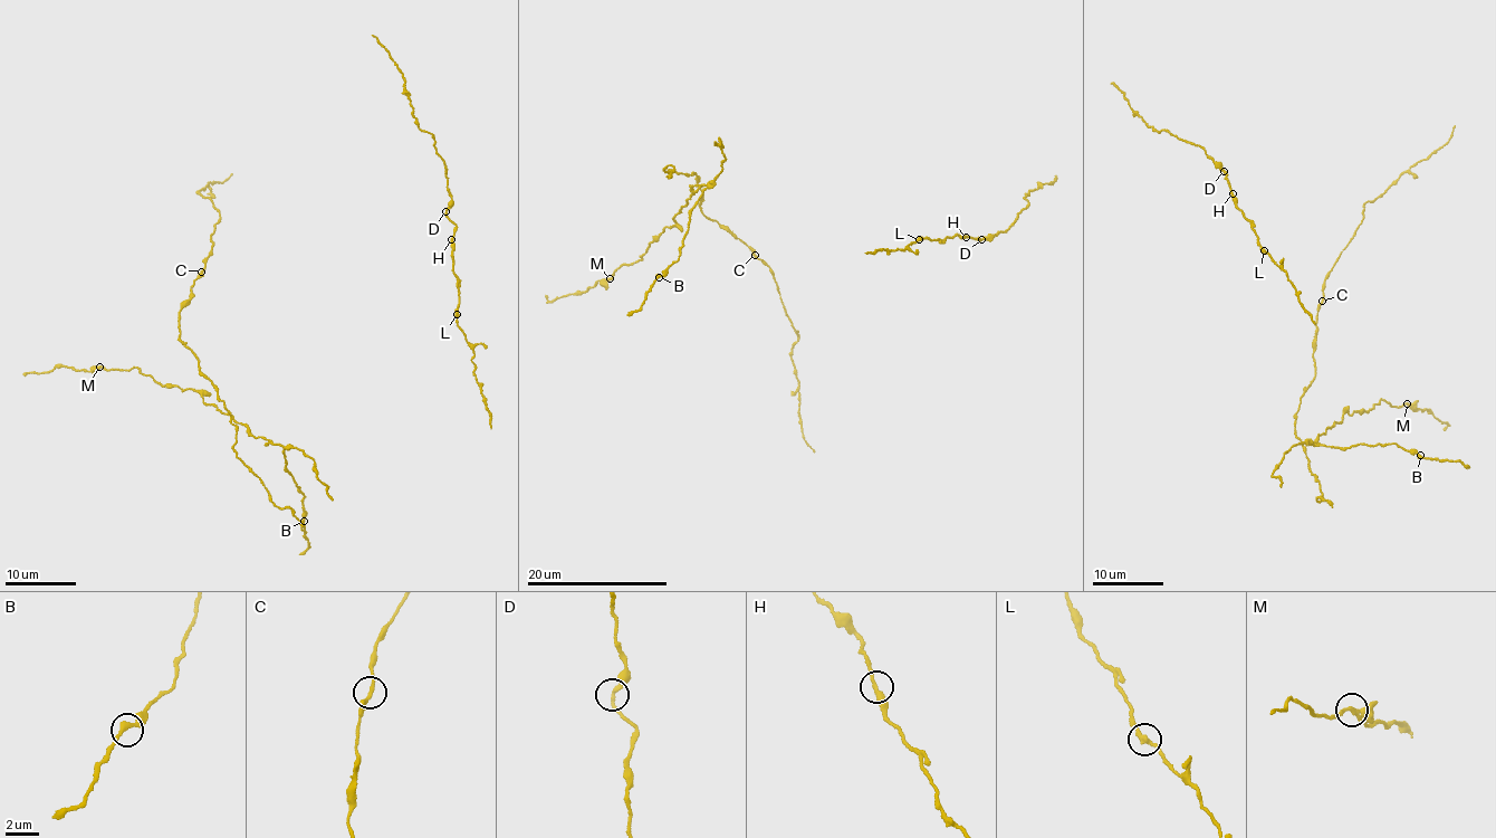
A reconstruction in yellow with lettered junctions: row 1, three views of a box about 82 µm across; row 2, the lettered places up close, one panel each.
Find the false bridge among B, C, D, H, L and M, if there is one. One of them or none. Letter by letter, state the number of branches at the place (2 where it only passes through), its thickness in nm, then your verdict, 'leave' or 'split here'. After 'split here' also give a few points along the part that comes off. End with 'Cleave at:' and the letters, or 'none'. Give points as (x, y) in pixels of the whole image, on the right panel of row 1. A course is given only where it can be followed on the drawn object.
B: 2 | 280 nm | leave
C: 2 | 240 nm | leave
D: 2 | 280 nm | leave
H: 2 | 280 nm | leave
L: 2 | 280 nm | leave
M: 2 | 240 nm | leave
Cleave at: none

